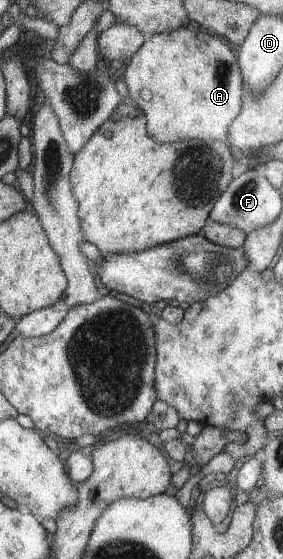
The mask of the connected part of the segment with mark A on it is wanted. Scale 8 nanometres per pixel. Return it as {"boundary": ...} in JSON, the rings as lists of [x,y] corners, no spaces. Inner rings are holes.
{"boundary":[[[195,24],[193,26],[182,25],[180,28],[167,33],[146,35],[141,47],[129,58],[129,64],[126,65],[122,81],[127,86],[129,98],[137,104],[138,108],[147,118],[147,134],[153,141],[157,143],[179,143],[183,140],[196,139],[205,143],[224,143],[228,138],[230,125],[240,115],[242,108],[242,94],[245,91],[243,88],[243,78],[239,74],[239,70],[240,68],[237,68],[237,64],[235,64],[235,56],[229,50],[227,44],[223,44],[219,38],[215,38],[215,35],[207,34],[207,31],[203,32],[200,26],[195,26]]]}

